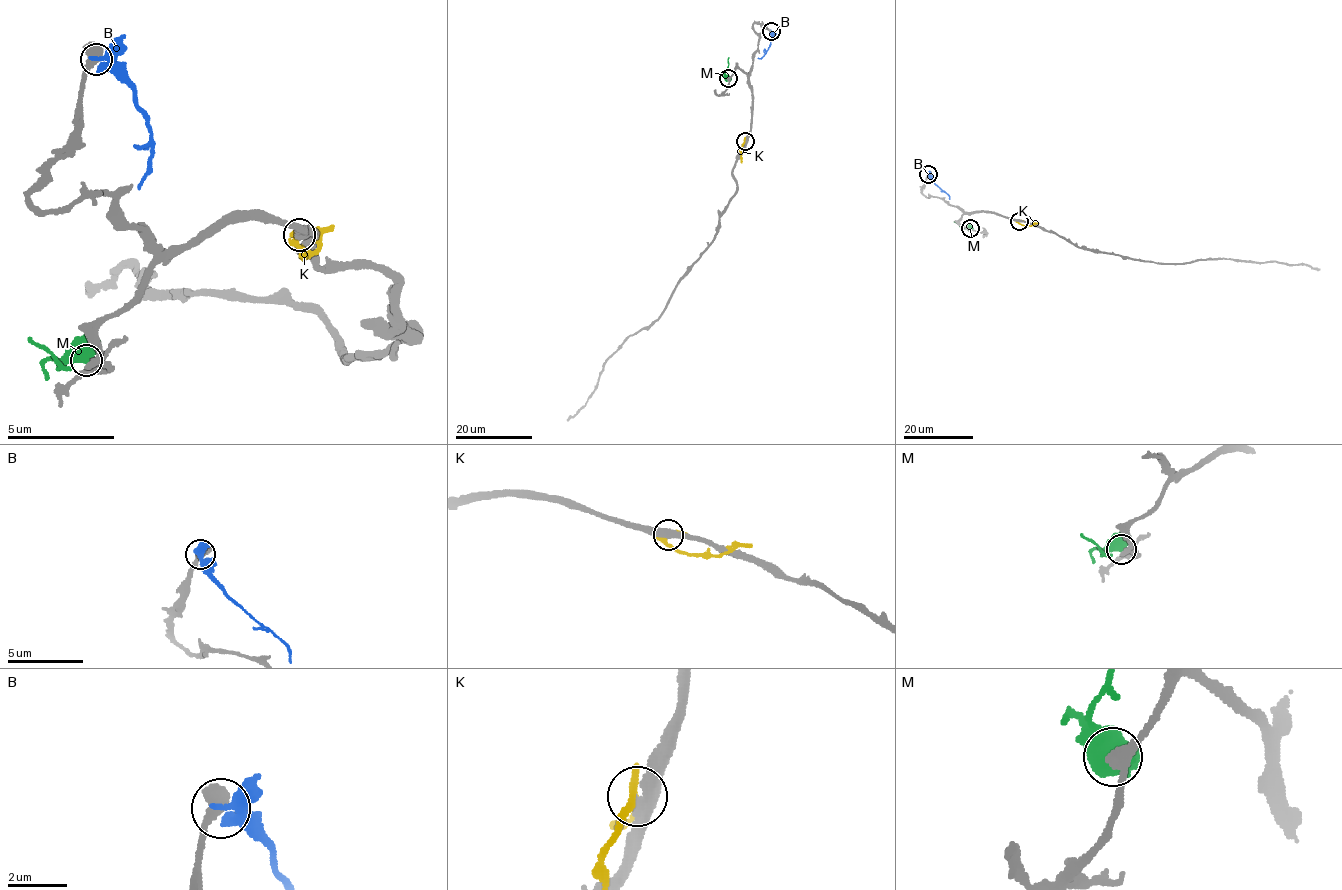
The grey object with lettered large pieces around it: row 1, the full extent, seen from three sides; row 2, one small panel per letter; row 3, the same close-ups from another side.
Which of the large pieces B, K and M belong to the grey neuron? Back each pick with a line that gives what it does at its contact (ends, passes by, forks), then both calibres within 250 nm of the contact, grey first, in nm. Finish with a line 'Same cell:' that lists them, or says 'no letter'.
Same cell: no letter

